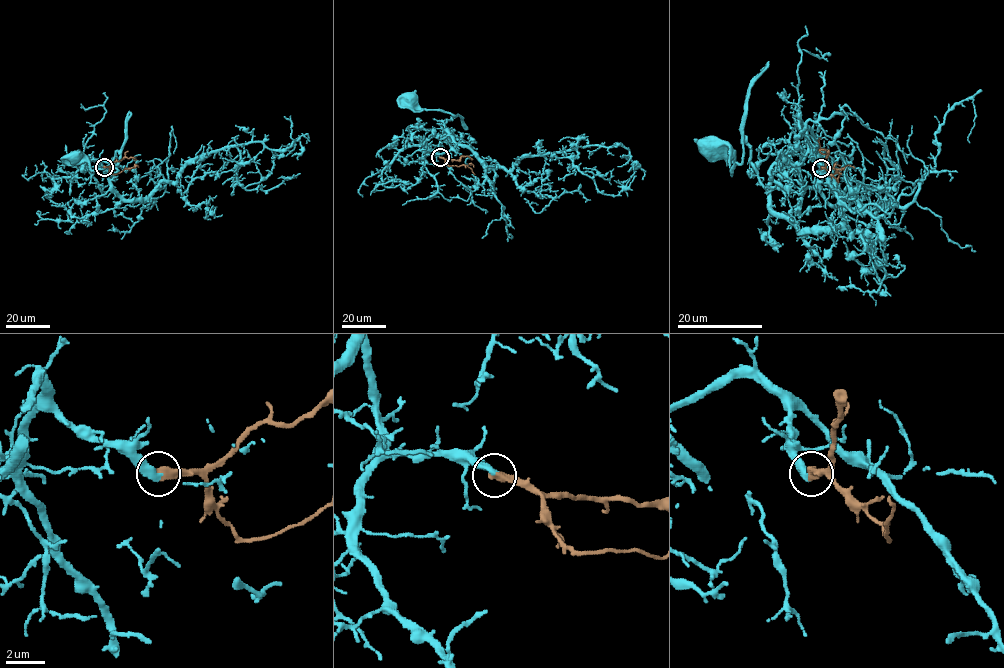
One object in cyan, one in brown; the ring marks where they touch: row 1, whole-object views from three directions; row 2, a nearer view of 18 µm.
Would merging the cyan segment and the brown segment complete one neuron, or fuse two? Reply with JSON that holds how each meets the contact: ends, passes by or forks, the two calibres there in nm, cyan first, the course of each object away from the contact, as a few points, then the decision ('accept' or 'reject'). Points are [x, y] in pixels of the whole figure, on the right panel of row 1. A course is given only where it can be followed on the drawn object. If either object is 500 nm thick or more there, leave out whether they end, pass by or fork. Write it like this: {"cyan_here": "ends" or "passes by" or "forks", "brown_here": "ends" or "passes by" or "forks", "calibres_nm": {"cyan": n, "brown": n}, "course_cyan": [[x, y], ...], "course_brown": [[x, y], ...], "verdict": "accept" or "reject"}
{"cyan_here": "ends", "brown_here": "ends", "calibres_nm": {"cyan": 400, "brown": 460}, "course_cyan": [[821, 168], [816, 154], [801, 147], [782, 154], [764, 185], [745, 138], [731, 174], [732, 149], [709, 148]], "course_brown": [[821, 167], [837, 182], [836, 171], [847, 165], [854, 167]], "verdict": "accept"}

